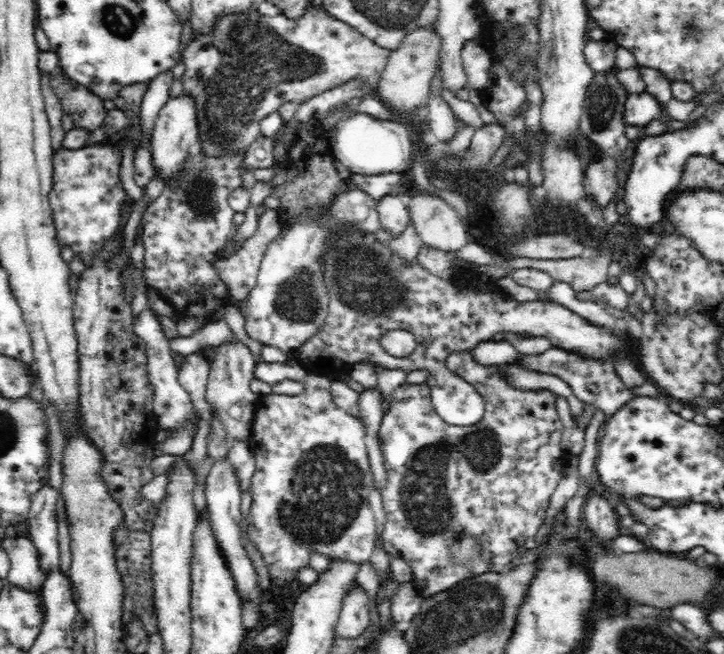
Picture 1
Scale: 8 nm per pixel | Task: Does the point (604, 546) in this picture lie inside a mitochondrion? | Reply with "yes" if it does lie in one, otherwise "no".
no

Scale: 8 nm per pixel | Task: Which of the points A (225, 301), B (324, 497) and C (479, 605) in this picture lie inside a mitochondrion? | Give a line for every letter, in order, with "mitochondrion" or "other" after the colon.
A: other
B: mitochondrion
C: mitochondrion

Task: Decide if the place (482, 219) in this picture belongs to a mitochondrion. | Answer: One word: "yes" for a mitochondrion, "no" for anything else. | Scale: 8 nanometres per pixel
yes

